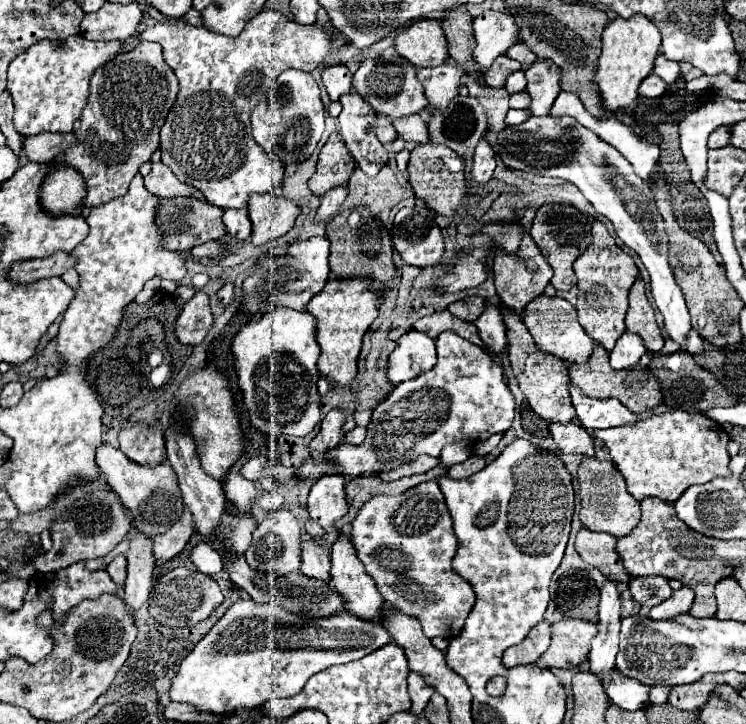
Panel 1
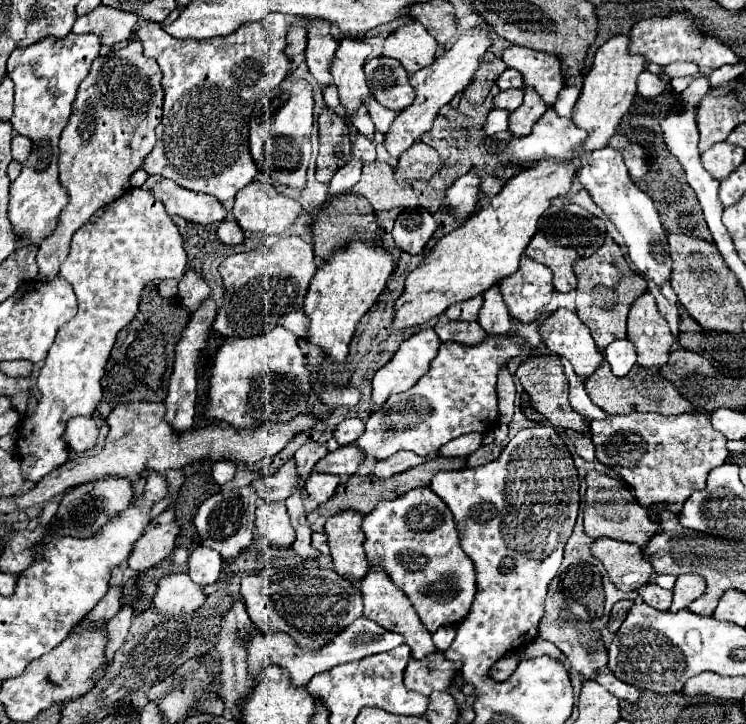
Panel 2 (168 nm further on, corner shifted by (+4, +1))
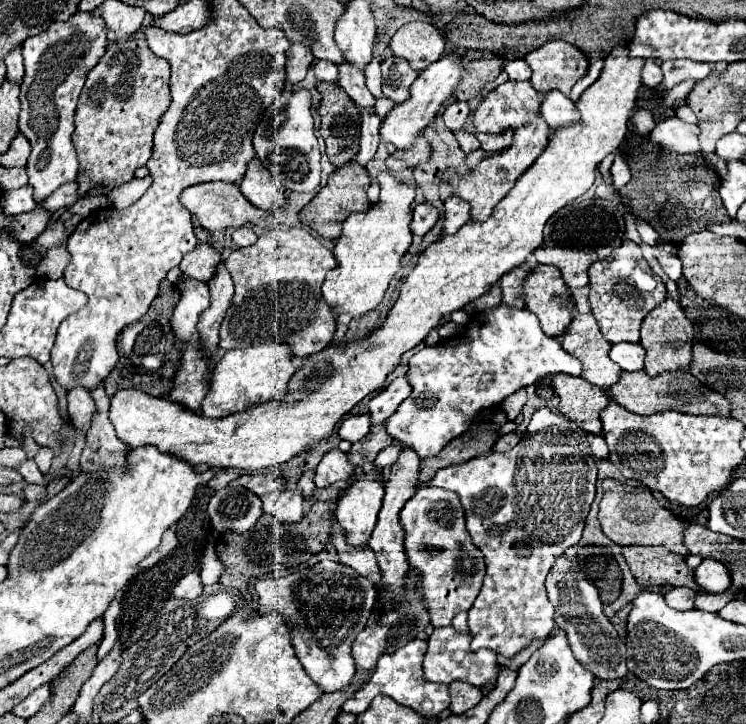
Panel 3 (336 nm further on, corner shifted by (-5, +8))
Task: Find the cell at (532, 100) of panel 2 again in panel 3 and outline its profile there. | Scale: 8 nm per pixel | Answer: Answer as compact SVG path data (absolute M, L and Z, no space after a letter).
M541 113L533 115L525 125L517 127L513 131L513 145L505 149L503 153L493 153L489 159L481 161L473 171L469 171L463 177L453 177L451 179L451 191L465 201L471 203L471 217L477 221L485 221L487 215L493 211L493 207L509 193L509 189L515 185L517 177L529 169L535 159L545 151L549 139L549 127L541 119Z

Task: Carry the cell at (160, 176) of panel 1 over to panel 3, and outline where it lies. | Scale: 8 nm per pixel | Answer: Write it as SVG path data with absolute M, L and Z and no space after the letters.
M211 181L211 183L199 183L183 189L181 199L179 199L191 215L195 215L207 231L221 231L227 227L241 227L245 223L255 223L259 227L269 227L275 223L275 213L265 213L257 211L253 205L245 201L245 197L239 191L237 183L225 183L225 181Z

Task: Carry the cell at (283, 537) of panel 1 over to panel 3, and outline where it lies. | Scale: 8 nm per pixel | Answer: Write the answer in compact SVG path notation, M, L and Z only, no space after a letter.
M297 487L269 493L269 495L261 497L261 501L263 501L263 511L271 513L279 521L297 523L303 519L305 505L301 499L301 491L297 491Z

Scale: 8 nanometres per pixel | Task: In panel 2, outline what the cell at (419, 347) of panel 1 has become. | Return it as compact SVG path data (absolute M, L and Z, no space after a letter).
M432 328L420 330L402 342L394 358L376 372L372 380L372 402L382 406L392 394L410 390L412 384L418 382L420 374L428 372L428 362L434 360L438 346L440 338Z

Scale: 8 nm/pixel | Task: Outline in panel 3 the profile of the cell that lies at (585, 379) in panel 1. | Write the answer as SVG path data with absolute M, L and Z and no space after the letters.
M621 371L621 377L617 383L613 383L613 387L609 387L609 397L611 401L619 403L621 407L629 409L631 413L639 413L639 415L651 415L657 411L665 411L665 409L673 409L673 411L681 411L681 413L703 413L703 415L721 415L721 417L729 417L729 401L717 393L711 391L709 387L705 387L703 383L699 383L697 379L693 379L693 375L689 375L687 371L663 371L657 377L649 377L645 375L645 371Z

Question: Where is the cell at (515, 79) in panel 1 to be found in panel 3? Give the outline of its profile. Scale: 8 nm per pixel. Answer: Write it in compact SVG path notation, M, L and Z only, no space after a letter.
M523 59L509 61L509 63L505 65L505 73L509 75L511 81L527 81L527 79L531 79L529 65L527 65Z

